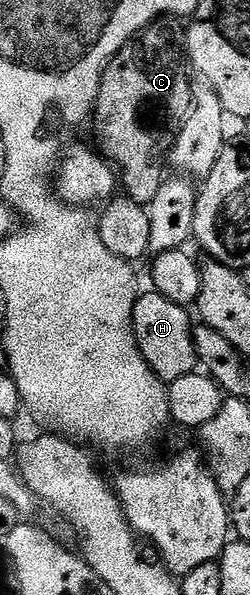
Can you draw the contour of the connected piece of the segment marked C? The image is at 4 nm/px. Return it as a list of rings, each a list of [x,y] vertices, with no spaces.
[[[178,17],[156,19],[115,53],[114,60],[104,69],[98,101],[92,112],[92,123],[98,126],[97,146],[101,154],[119,167],[123,186],[126,185],[125,194],[143,205],[151,203],[166,183],[166,155],[168,159],[178,142],[182,124],[190,118],[196,106],[194,83],[190,80],[192,64],[186,49],[187,28],[184,23],[182,27],[181,22],[183,20]]]

